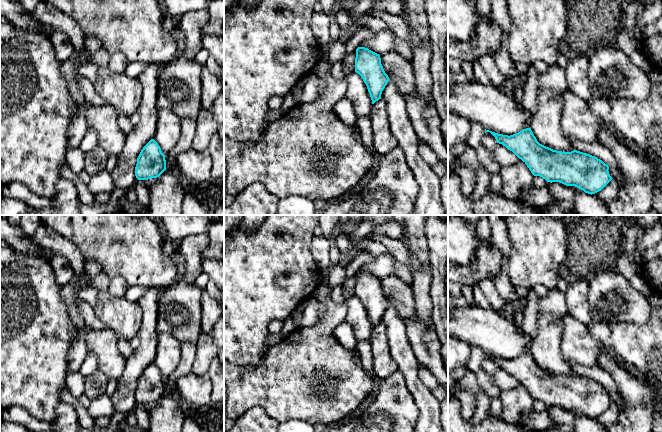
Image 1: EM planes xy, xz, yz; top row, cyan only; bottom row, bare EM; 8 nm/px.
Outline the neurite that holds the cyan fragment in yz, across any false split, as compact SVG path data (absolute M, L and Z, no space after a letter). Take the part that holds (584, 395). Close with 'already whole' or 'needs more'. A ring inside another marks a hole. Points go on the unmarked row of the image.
M531 352L523 353L510 360L485 353L486 356L490 356L497 367L502 368L521 383L534 400L540 400L547 406L560 406L566 410L575 410L592 419L601 415L613 403L608 395L609 390L602 384L577 374L562 376L546 371L537 365Z; already whole

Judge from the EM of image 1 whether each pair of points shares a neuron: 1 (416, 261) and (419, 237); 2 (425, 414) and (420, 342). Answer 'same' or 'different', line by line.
1: same
2: different

